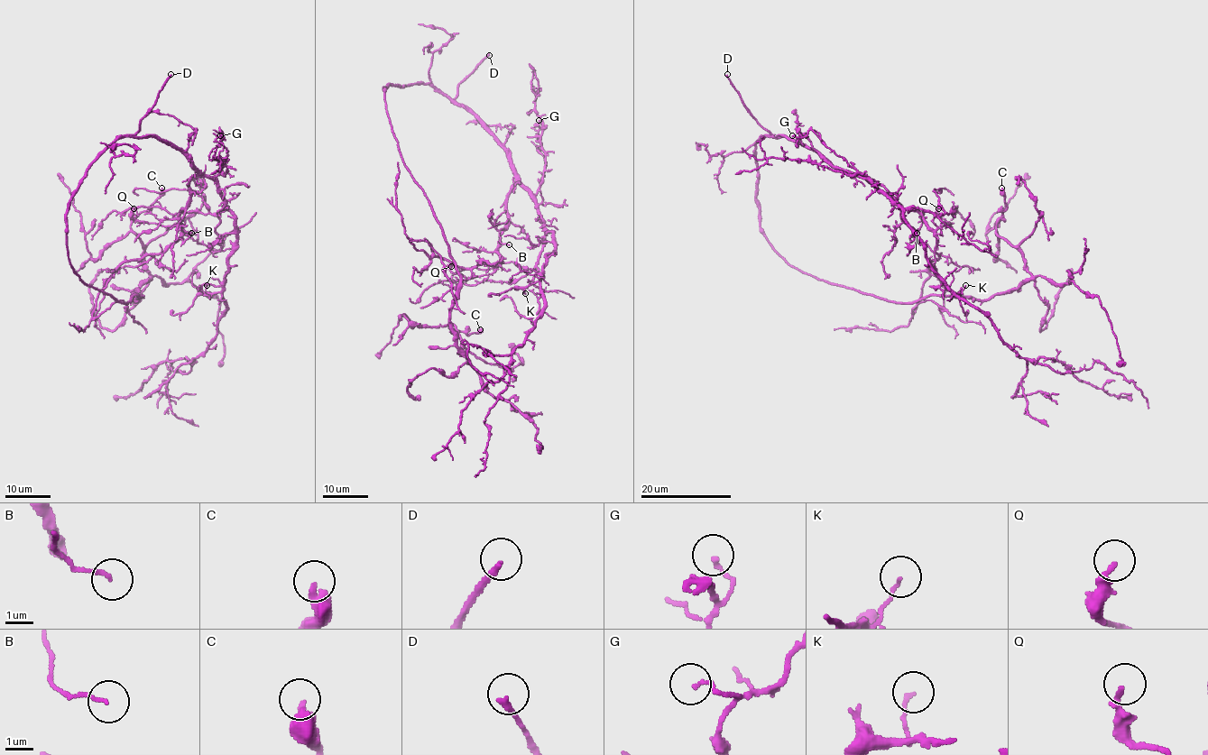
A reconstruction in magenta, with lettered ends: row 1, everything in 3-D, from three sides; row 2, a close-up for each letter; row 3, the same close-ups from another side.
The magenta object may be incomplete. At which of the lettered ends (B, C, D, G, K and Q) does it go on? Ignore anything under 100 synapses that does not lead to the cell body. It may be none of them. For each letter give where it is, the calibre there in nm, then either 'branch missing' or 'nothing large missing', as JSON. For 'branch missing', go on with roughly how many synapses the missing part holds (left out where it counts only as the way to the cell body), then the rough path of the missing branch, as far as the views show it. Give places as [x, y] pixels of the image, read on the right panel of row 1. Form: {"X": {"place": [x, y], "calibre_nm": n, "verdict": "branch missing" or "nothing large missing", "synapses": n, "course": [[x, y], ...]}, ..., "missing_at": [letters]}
{"B": {"place": [917, 233], "calibre_nm": 120, "verdict": "nothing large missing"}, "C": {"place": [1001, 188], "calibre_nm": 400, "verdict": "nothing large missing"}, "D": {"place": [727, 74], "calibre_nm": 220, "verdict": "branch missing"}, "G": {"place": [792, 135], "calibre_nm": 140, "verdict": "nothing large missing"}, "K": {"place": [965, 285], "calibre_nm": 110, "verdict": "nothing large missing"}, "Q": {"place": [938, 208], "calibre_nm": 240, "verdict": "nothing large missing"}, "missing_at": ["D"]}

